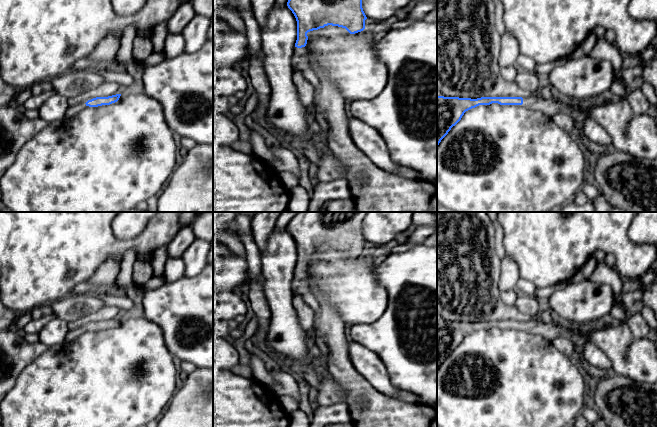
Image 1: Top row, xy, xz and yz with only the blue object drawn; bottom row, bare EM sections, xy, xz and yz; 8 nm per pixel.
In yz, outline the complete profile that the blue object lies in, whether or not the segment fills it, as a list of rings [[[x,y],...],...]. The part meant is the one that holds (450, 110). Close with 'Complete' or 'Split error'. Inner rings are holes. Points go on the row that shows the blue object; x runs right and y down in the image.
[[[531,93],[528,97],[481,97],[477,99],[437,96],[437,146],[462,118],[464,113],[479,105],[523,105],[539,111],[548,117],[557,113],[567,113],[574,120],[575,134],[583,129],[584,121],[595,107],[592,102],[579,103],[580,110],[571,108],[570,103],[556,102],[543,98],[540,94]]]. Split error

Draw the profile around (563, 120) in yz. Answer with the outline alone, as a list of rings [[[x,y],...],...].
[[[557,113],[552,117],[552,120],[565,132],[574,134],[574,120],[573,118],[567,113]]]

